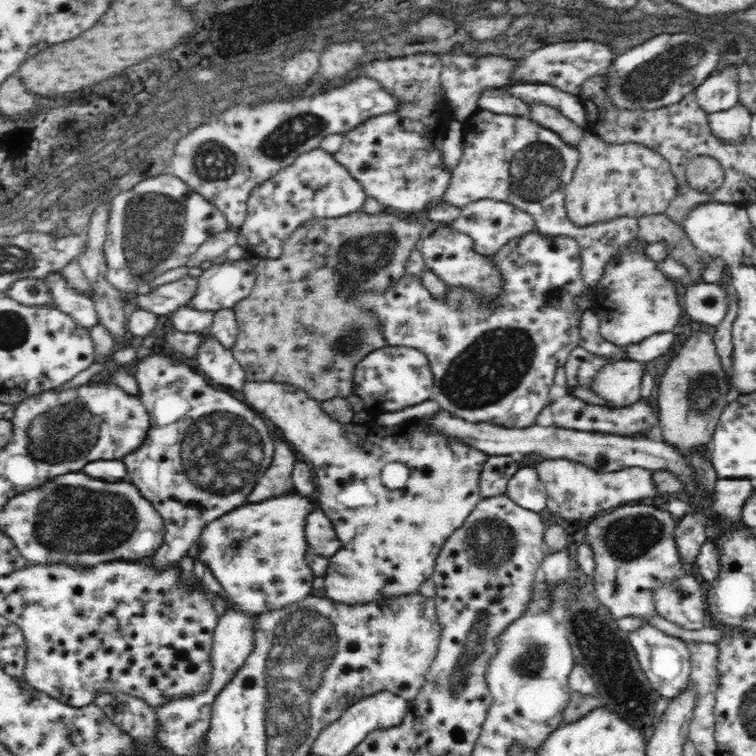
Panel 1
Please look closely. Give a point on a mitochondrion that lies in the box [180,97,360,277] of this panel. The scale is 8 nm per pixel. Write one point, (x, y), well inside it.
(295, 131)

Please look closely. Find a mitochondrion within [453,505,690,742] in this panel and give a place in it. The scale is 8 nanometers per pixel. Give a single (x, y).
(626, 539)

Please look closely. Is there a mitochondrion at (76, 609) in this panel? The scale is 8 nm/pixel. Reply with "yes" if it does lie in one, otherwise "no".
no

